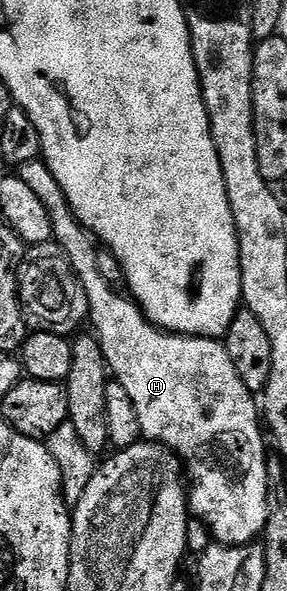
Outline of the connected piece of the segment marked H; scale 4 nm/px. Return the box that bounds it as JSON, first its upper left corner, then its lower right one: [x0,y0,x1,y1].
[17,158,269,547]

